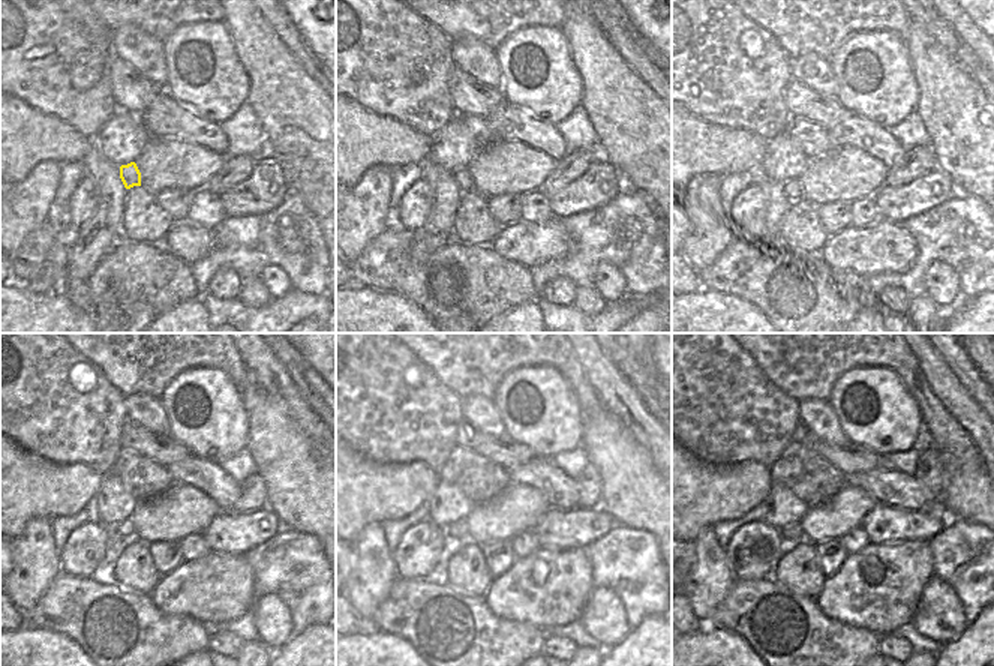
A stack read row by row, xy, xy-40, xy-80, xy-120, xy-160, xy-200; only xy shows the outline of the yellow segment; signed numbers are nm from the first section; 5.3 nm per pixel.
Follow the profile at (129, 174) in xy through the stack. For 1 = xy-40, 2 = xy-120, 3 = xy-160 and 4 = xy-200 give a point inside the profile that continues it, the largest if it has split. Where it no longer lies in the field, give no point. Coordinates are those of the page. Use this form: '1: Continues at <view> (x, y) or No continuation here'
1: Continues at xy-40 (464, 176)
2: Continues at xy-120 (120, 534)
3: Continues at xy-160 (456, 534)
4: Continues at xy-200 (792, 536)

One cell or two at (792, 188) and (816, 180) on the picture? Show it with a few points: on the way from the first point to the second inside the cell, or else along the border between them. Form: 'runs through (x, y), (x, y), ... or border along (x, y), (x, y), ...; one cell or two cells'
border along (798, 182), (804, 197); two cells

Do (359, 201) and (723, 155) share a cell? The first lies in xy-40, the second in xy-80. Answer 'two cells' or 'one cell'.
two cells

